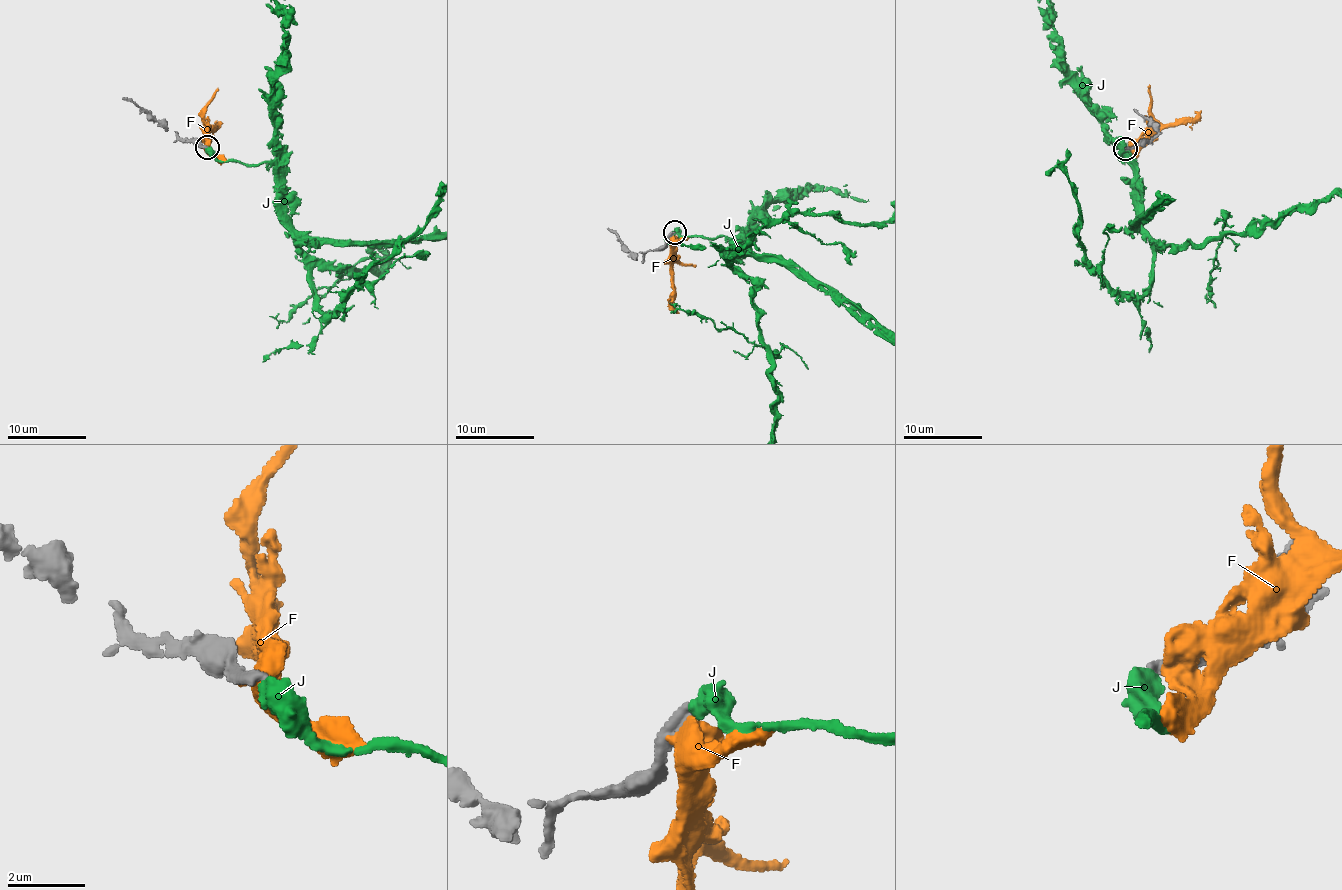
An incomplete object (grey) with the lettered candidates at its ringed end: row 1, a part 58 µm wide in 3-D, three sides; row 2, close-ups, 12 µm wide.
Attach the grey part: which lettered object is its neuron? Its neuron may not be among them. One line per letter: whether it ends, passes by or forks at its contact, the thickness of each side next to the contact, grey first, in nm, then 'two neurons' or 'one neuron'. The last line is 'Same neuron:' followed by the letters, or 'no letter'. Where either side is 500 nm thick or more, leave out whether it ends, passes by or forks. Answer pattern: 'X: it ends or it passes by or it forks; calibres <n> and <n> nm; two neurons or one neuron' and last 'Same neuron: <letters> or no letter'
F: calibres 400 and 700 nm; two neurons
J: calibres 300 and 550 nm; one neuron
Same neuron: J

